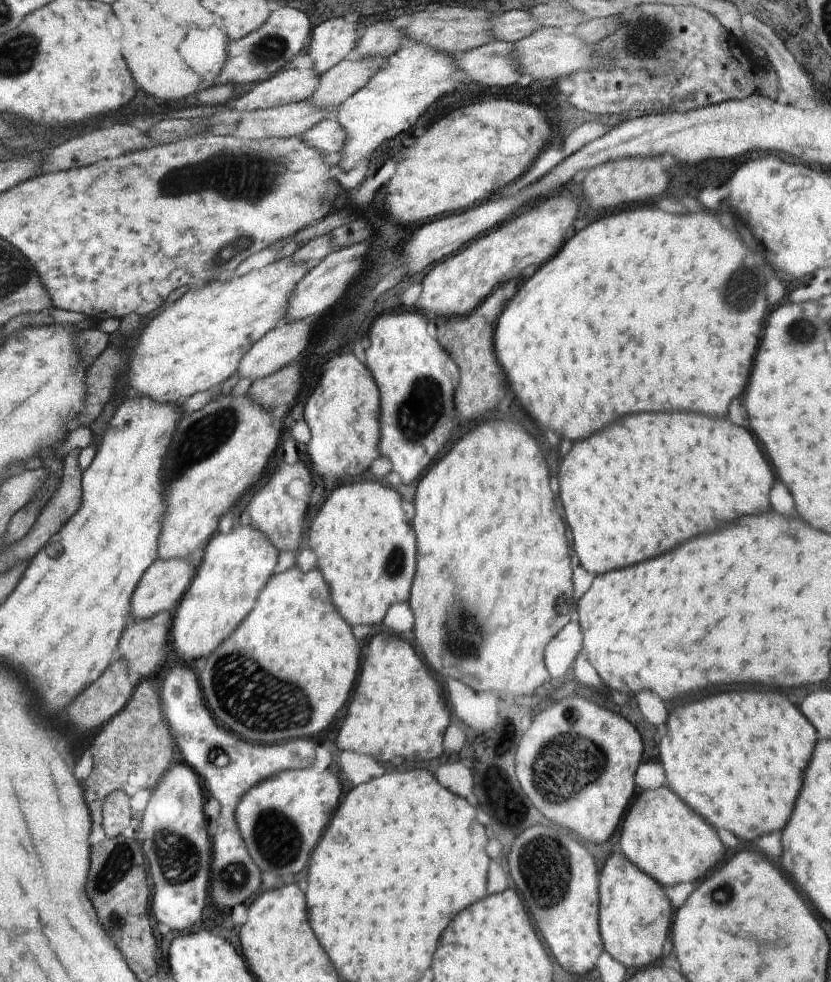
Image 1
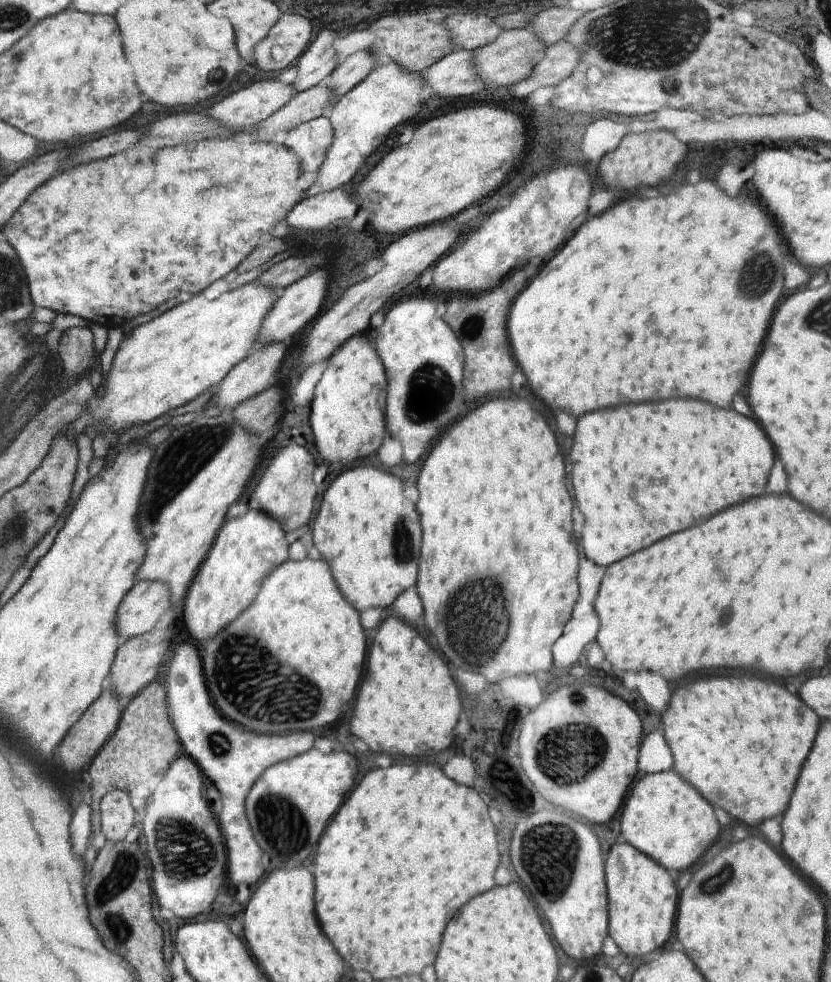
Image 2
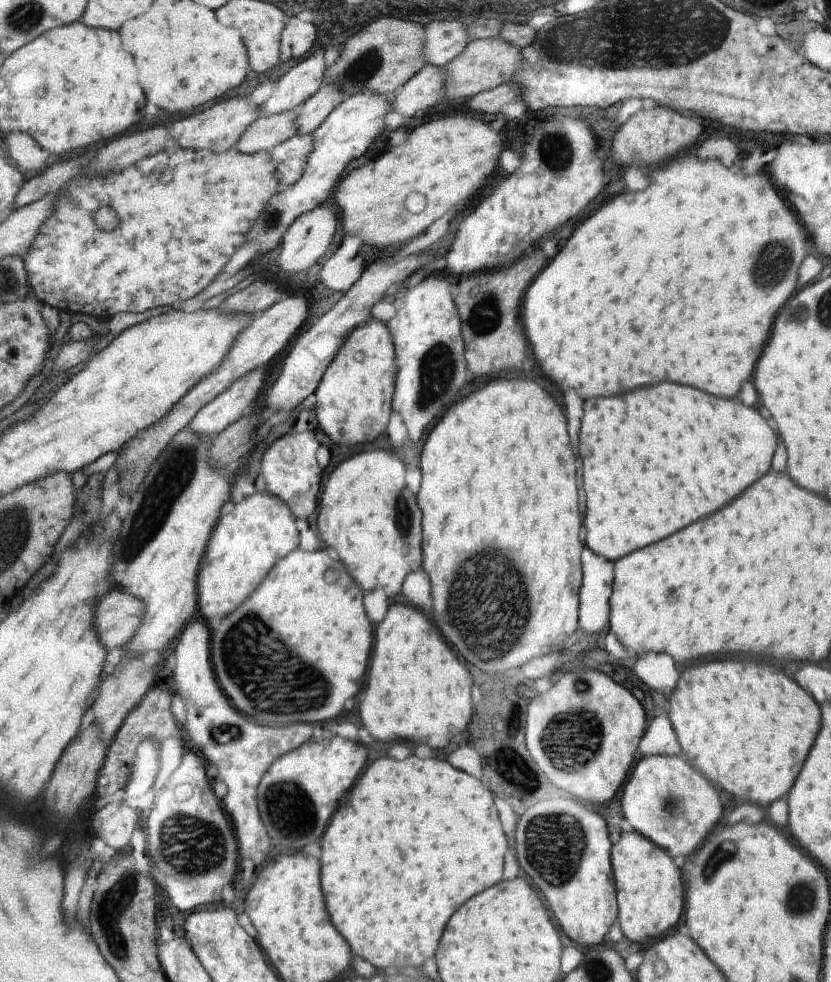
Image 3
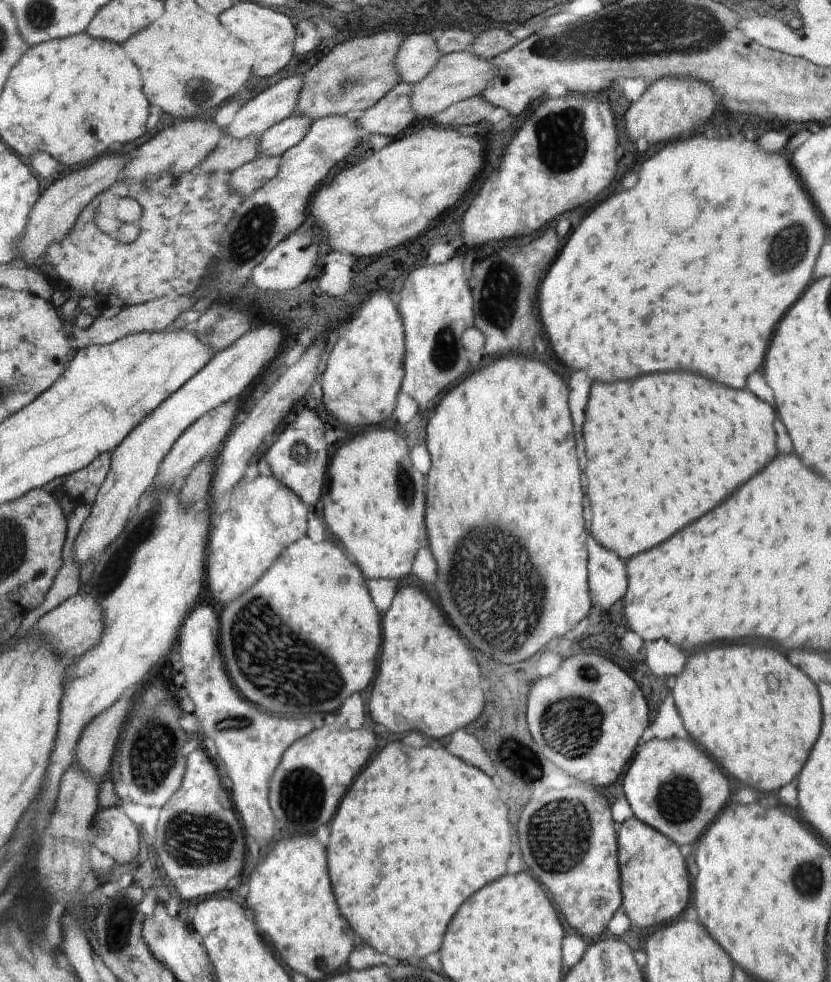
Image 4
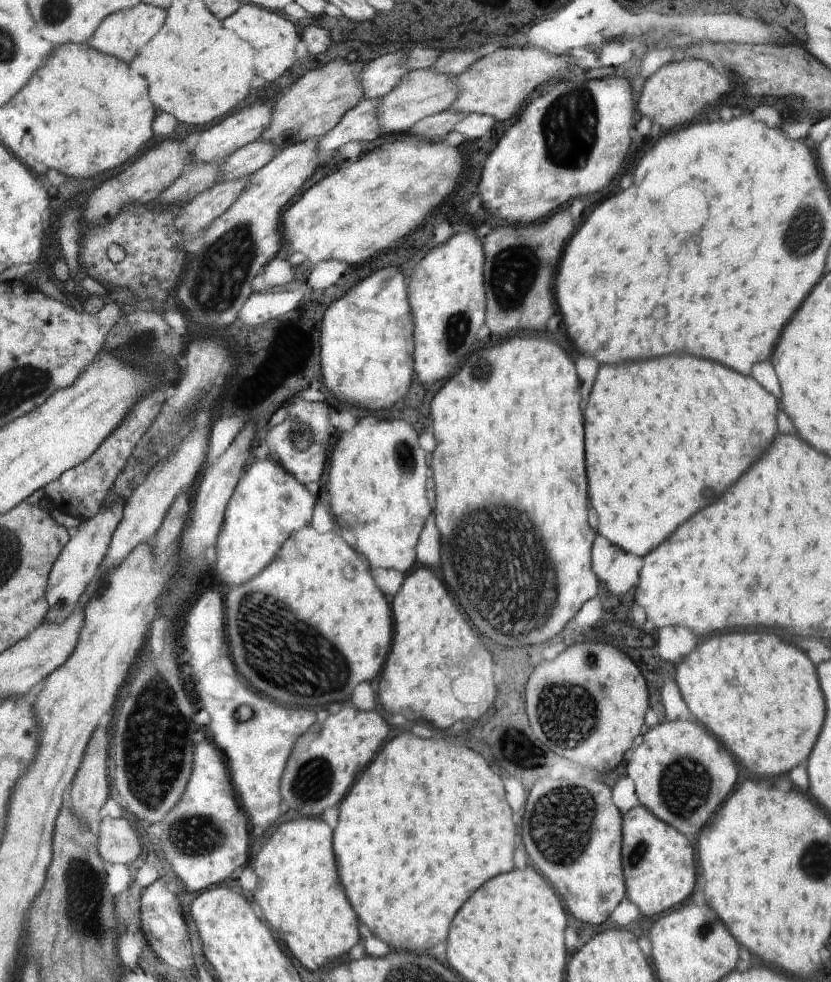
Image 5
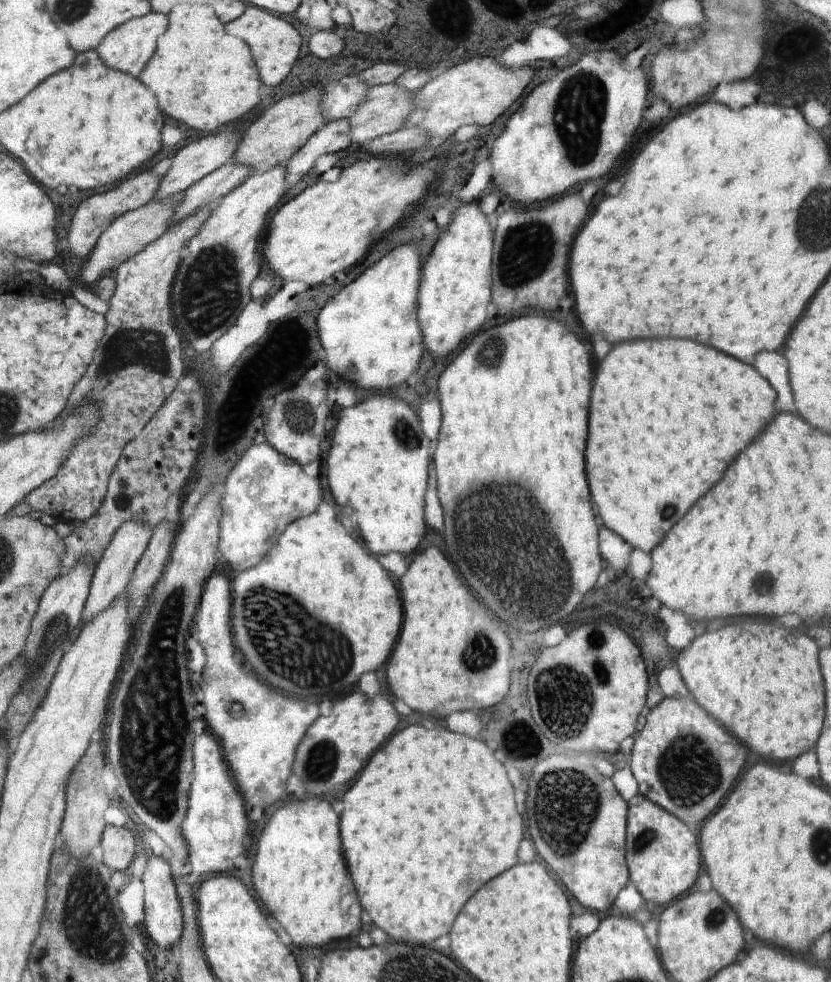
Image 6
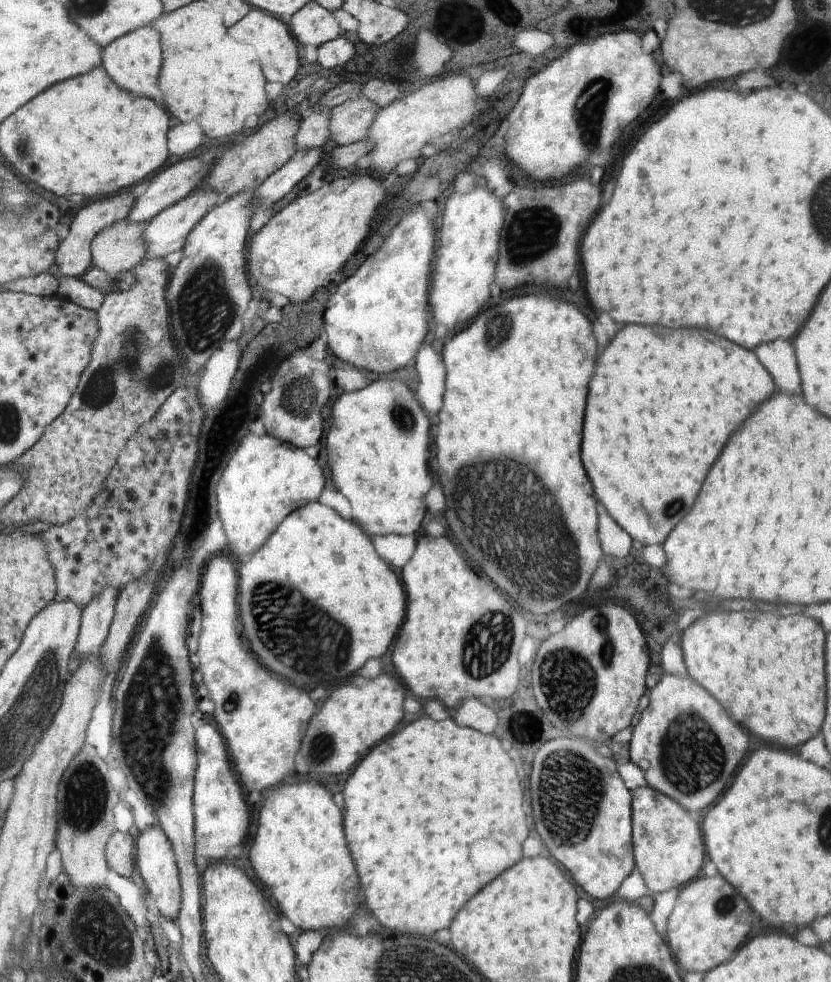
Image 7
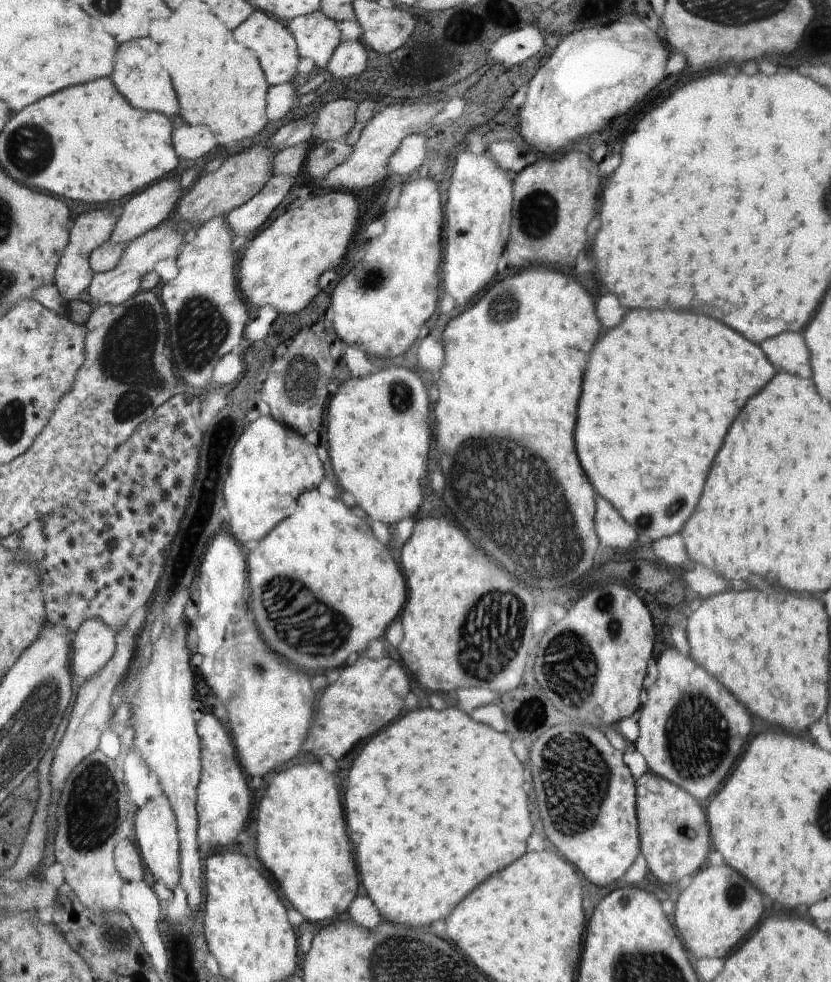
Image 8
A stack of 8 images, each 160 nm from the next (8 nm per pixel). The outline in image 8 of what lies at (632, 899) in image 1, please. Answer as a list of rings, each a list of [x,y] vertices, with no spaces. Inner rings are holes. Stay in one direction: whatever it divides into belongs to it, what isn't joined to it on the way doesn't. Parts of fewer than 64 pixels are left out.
[[[649,772],[635,780],[636,814],[639,824],[641,852],[649,871],[662,884],[674,884],[702,870],[709,853],[710,829],[702,810],[704,802],[694,800],[682,787],[672,786],[666,779]]]

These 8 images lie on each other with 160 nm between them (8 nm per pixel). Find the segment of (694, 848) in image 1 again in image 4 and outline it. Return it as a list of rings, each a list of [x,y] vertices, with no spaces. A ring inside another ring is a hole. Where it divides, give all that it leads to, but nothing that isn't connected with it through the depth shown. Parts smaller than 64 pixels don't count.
[[[688,738],[656,739],[640,745],[624,778],[624,795],[640,822],[671,838],[679,847],[693,845],[730,798],[730,784],[721,766]]]

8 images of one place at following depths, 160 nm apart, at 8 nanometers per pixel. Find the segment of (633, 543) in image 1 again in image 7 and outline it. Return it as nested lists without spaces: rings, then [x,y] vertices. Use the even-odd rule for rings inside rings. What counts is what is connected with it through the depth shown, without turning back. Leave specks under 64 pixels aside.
[[[624,326],[614,340],[606,346],[602,352],[594,378],[590,380],[588,386],[588,404],[586,404],[586,418],[584,418],[584,436],[582,436],[582,462],[586,468],[586,474],[594,486],[598,502],[604,504],[608,514],[616,520],[616,524],[621,526],[636,543],[637,547],[642,548],[646,545],[661,545],[671,530],[690,512],[700,486],[710,470],[710,466],[716,462],[720,456],[720,450],[724,448],[726,440],[742,426],[742,422],[762,404],[766,402],[777,386],[772,380],[771,374],[759,363],[754,352],[742,350],[736,344],[718,338],[716,334],[708,330],[694,330],[686,328],[686,340],[682,330],[670,330],[662,326]]]

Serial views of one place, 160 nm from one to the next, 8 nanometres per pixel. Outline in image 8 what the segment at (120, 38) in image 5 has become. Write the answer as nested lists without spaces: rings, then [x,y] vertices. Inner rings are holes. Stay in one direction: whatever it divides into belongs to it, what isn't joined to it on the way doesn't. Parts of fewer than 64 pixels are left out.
[[[138,38],[122,44],[122,50],[118,50],[118,66],[113,66],[114,86],[124,95],[124,97],[137,108],[142,110],[154,110],[162,112],[166,116],[178,115],[179,102],[177,94],[171,83],[168,72],[160,64],[158,56],[158,44],[150,38]]]

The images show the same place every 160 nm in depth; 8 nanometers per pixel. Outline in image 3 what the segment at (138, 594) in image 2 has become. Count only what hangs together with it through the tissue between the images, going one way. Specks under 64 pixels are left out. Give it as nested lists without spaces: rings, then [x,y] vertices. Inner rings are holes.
[[[112,589],[98,598],[94,612],[94,632],[109,651],[126,647],[144,618],[144,602],[130,594]]]

